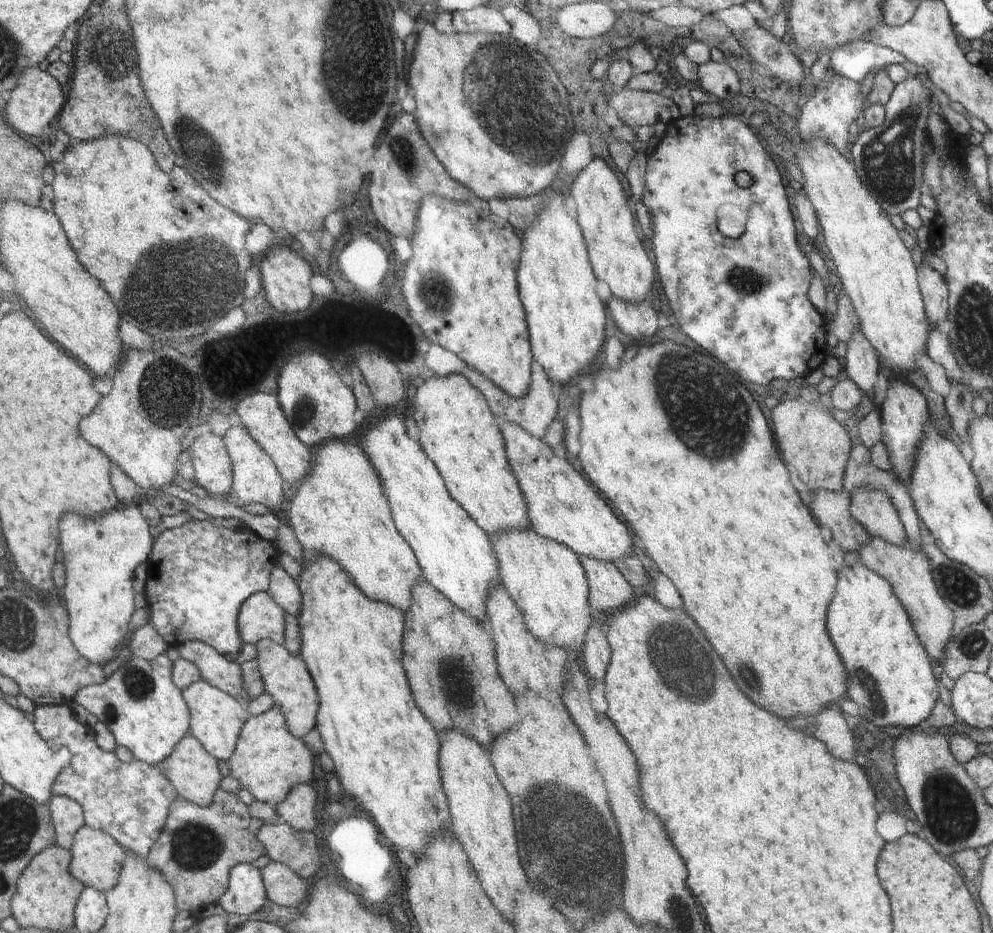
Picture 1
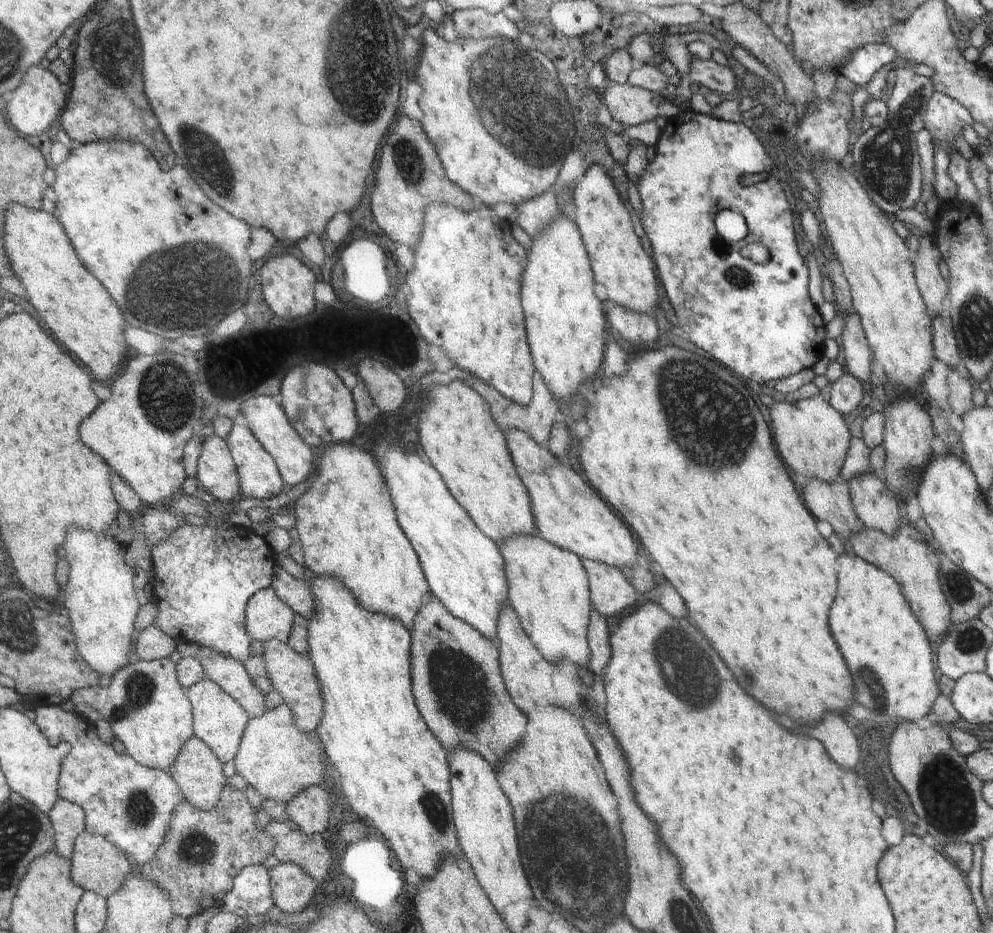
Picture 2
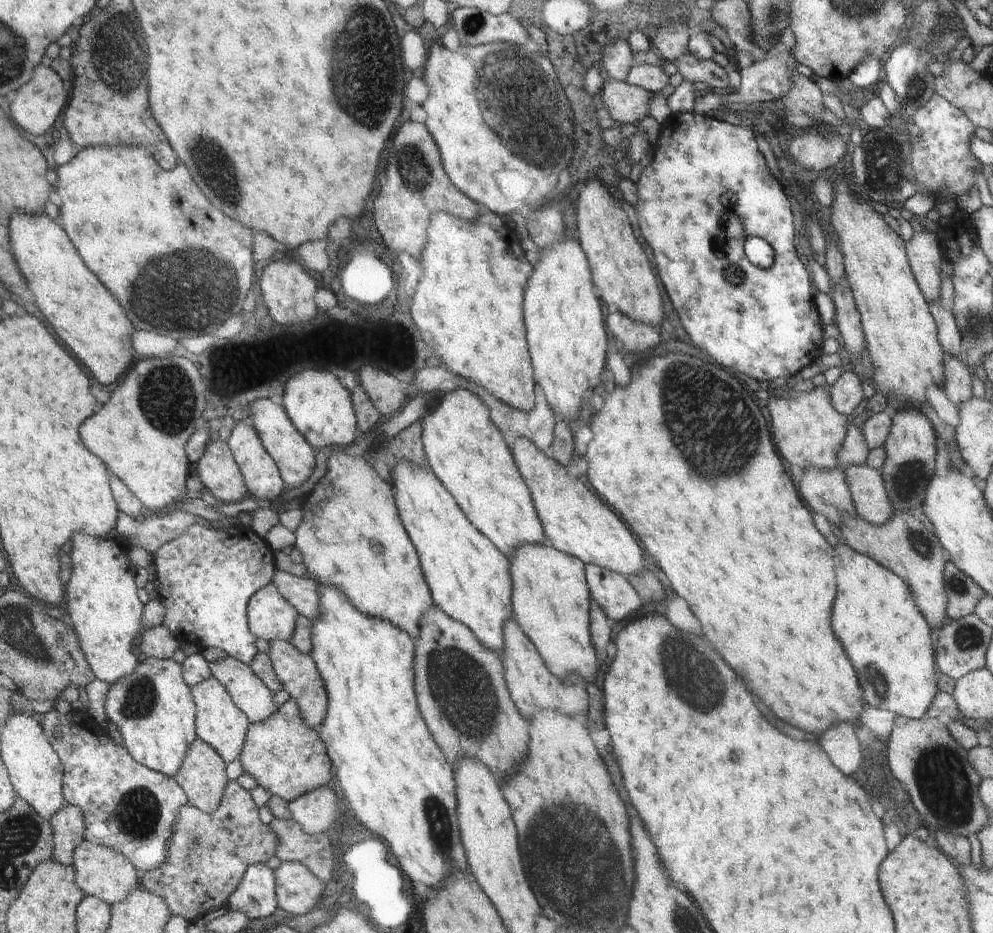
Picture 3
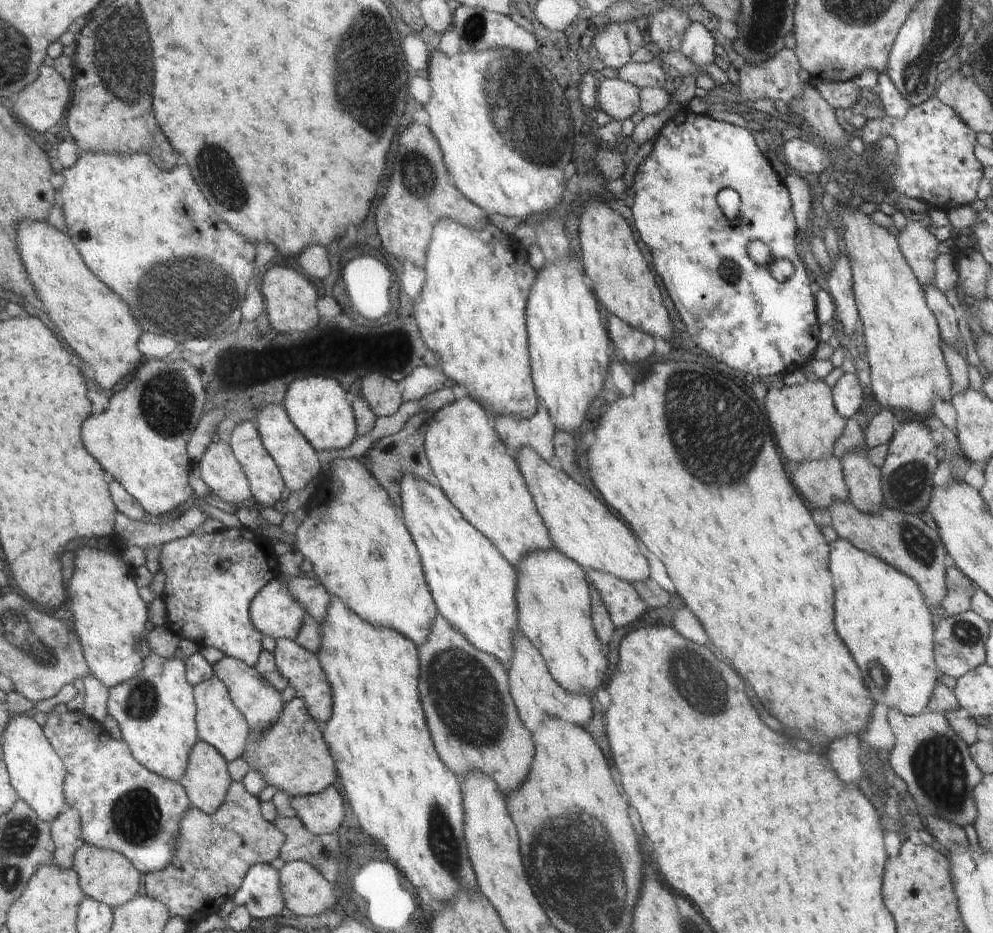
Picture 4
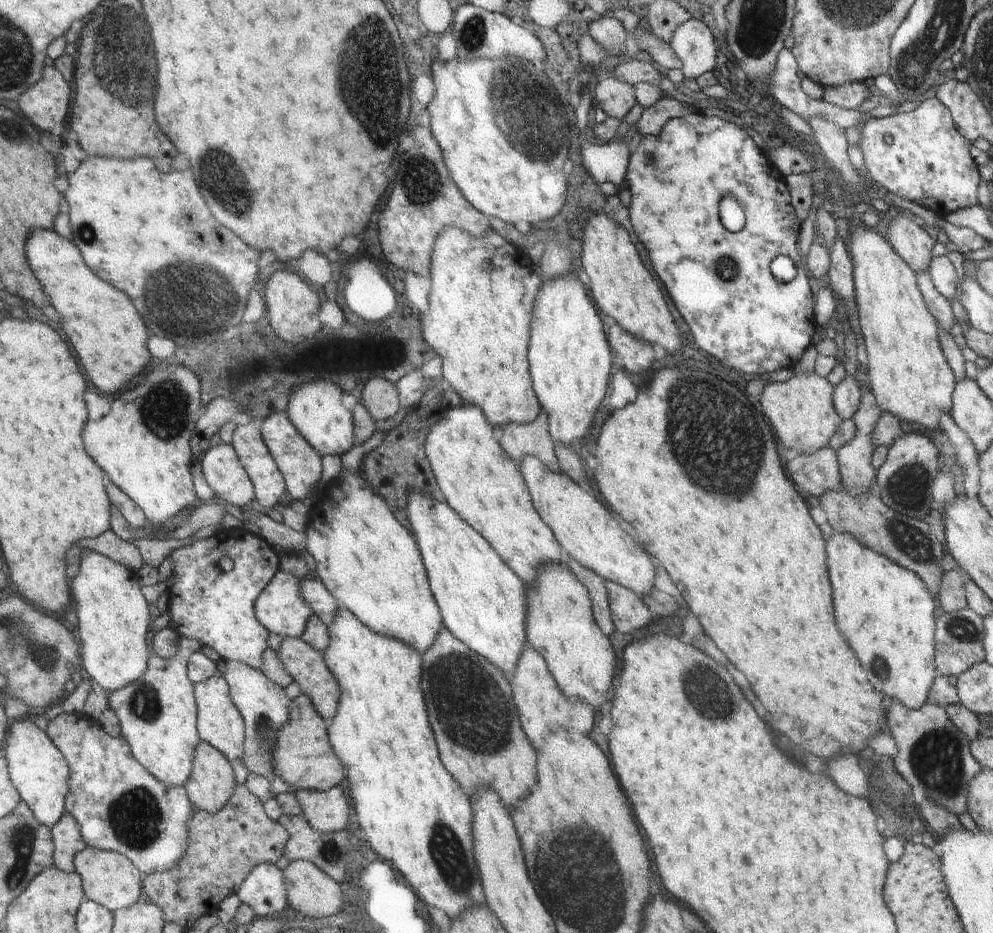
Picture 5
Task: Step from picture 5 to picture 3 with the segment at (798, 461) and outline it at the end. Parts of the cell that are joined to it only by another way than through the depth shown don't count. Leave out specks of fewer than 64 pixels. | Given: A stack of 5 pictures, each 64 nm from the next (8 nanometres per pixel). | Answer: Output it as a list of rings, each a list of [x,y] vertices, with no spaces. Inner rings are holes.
[[[840,467],[828,472],[820,468],[806,470],[798,482],[798,490],[810,508],[814,508],[814,512],[833,524],[840,526],[842,514],[857,515],[849,483]]]

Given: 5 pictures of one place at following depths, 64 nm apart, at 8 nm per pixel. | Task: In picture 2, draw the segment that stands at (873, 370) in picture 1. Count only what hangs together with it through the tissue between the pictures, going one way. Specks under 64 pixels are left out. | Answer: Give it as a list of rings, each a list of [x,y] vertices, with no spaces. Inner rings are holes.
[[[854,309],[852,312],[848,312],[848,318],[846,318],[846,324],[842,330],[841,342],[844,347],[844,360],[846,360],[848,372],[856,380],[868,384],[872,375],[870,365],[874,360],[874,354],[872,354],[864,334],[860,316]]]

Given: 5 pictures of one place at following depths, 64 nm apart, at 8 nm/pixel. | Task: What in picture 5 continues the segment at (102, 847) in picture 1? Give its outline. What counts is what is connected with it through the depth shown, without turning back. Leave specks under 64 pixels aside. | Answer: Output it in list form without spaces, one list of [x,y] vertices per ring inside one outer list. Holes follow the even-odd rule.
[[[88,846],[77,856],[77,871],[85,880],[86,898],[104,904],[112,912],[126,910],[145,896],[145,875],[129,856]]]

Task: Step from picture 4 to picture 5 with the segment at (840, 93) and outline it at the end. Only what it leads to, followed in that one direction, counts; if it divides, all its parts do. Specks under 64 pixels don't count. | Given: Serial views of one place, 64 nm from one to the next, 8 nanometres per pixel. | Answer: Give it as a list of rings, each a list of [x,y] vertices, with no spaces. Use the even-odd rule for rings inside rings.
[[[864,81],[850,82],[842,86],[832,86],[832,88],[822,87],[824,99],[828,104],[845,108],[848,110],[858,109],[871,97],[877,96],[873,87],[866,86]]]

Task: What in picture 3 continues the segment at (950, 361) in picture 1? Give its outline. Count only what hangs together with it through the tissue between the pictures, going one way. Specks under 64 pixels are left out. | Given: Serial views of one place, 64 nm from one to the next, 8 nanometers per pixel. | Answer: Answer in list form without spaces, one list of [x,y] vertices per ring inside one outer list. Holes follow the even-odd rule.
[[[941,299],[932,300],[929,304],[929,311],[932,318],[934,318],[934,322],[936,322],[938,342],[942,346],[942,352],[958,358],[960,353],[963,352],[963,348],[956,319],[954,314],[952,314],[952,310],[946,310],[942,306]]]

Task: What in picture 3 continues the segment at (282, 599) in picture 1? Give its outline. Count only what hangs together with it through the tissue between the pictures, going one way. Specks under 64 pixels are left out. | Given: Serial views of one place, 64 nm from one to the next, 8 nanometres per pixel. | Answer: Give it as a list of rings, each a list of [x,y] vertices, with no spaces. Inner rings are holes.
[[[278,570],[273,583],[304,618],[314,621],[321,616],[321,592],[317,581],[309,576],[298,577]]]

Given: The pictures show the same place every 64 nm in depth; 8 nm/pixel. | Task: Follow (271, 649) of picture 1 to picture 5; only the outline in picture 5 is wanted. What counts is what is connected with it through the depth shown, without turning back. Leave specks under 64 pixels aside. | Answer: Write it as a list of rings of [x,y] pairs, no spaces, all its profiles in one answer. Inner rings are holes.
[[[283,637],[277,653],[290,676],[293,676],[293,681],[300,687],[301,692],[309,696],[310,700],[313,701],[314,708],[316,708],[316,712],[320,714],[322,720],[331,721],[334,719],[338,711],[340,686],[338,686],[338,681],[334,678],[334,673],[330,672],[324,654],[318,652],[316,648],[312,648],[304,640],[290,637]]]

